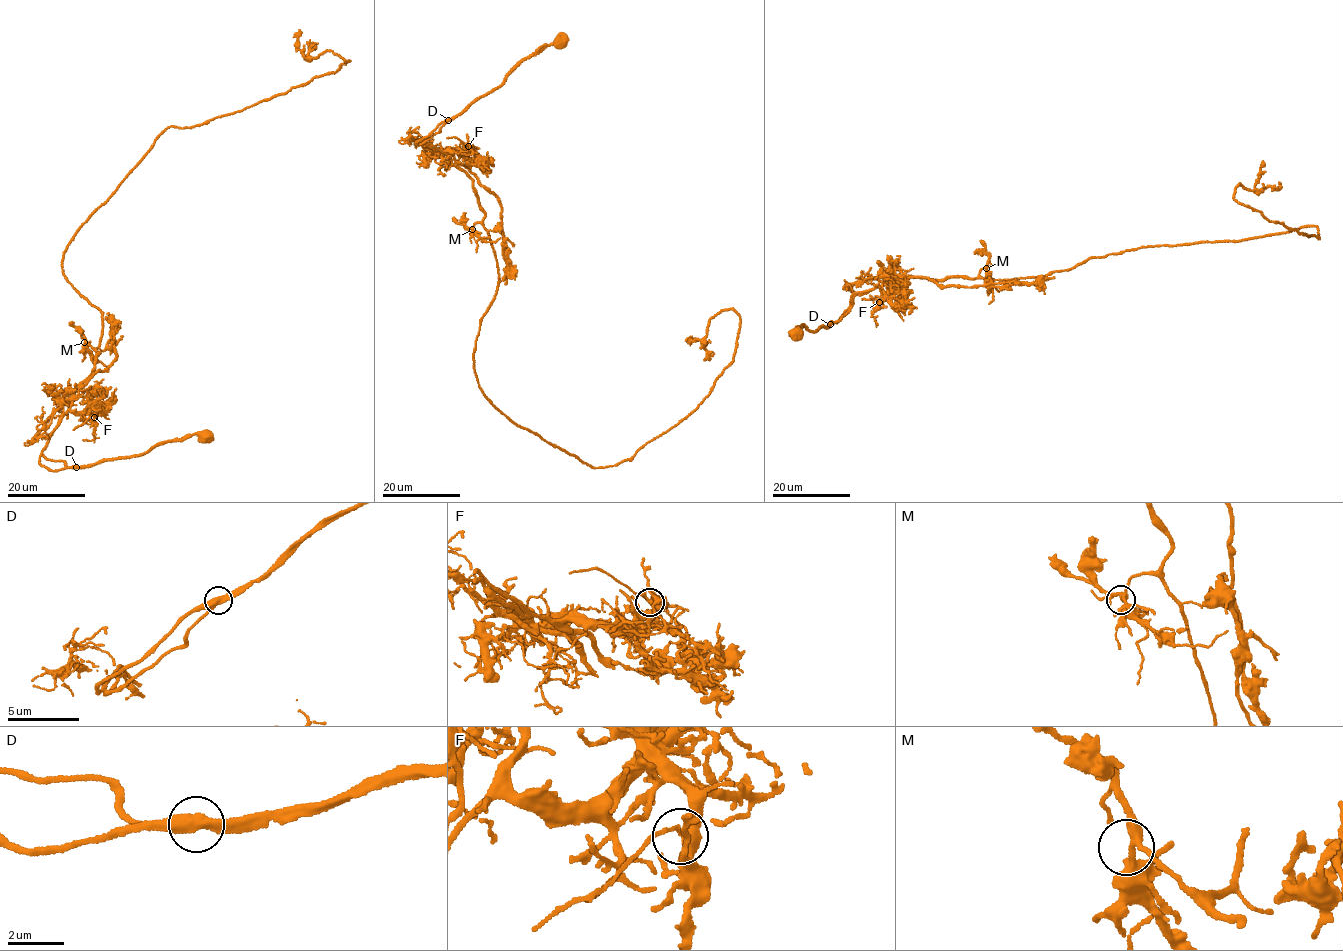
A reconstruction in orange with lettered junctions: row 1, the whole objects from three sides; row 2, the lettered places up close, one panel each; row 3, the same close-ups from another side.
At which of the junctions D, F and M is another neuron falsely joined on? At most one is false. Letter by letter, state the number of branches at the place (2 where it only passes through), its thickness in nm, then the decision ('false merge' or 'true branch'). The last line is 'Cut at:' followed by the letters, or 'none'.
D: 3 branches meet; 400 nm thick; false merge
F: 3 branches meet; 400 nm thick; true branch
M: 3 branches meet; 280 nm thick; true branch
Cut at: D

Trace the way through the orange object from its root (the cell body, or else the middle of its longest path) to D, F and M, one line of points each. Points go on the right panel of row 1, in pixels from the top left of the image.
D: (796, 335), (799, 333), (797, 326), (801, 328), (802, 324), (815, 332), (819, 326), (827, 328), (830, 324)
F: (796, 335), (802, 324), (815, 332), (840, 321), (860, 292), (880, 287), (886, 297), (879, 302)
M: (796, 335), (802, 324), (815, 332), (840, 321), (852, 297), (895, 277), (974, 279), (986, 268)

